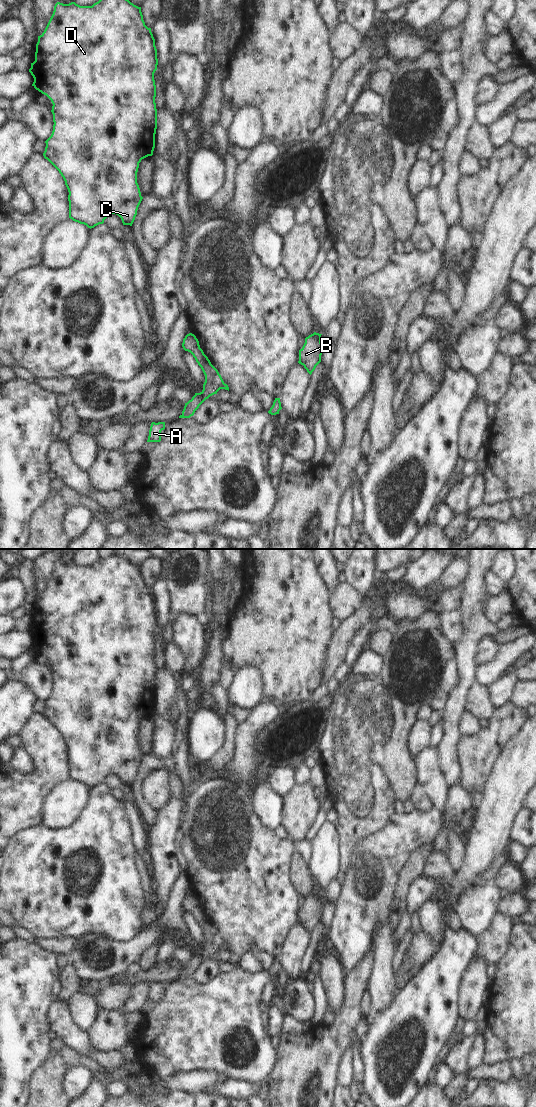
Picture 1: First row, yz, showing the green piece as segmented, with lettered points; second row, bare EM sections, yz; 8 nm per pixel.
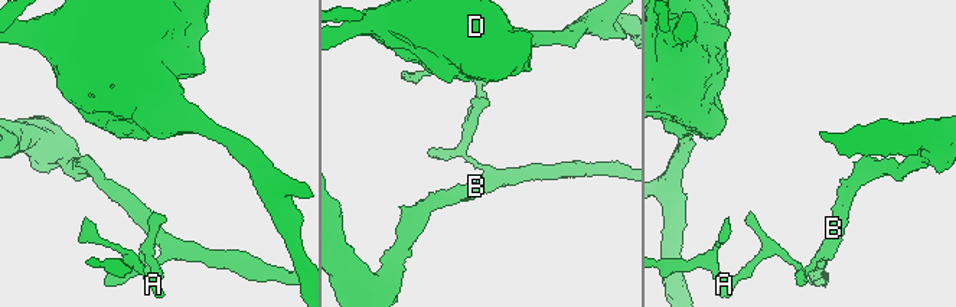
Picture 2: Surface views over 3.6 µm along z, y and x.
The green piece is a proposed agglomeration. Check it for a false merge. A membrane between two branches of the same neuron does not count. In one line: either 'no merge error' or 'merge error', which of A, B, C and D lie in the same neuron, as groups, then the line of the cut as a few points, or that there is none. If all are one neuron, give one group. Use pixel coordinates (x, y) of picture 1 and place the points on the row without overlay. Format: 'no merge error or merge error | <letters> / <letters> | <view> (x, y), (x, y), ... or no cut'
no merge error | A B C D | no cut

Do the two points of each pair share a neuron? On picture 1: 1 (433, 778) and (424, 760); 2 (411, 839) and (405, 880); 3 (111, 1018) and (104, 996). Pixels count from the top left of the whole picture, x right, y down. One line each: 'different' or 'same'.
1: same
2: different
3: different

